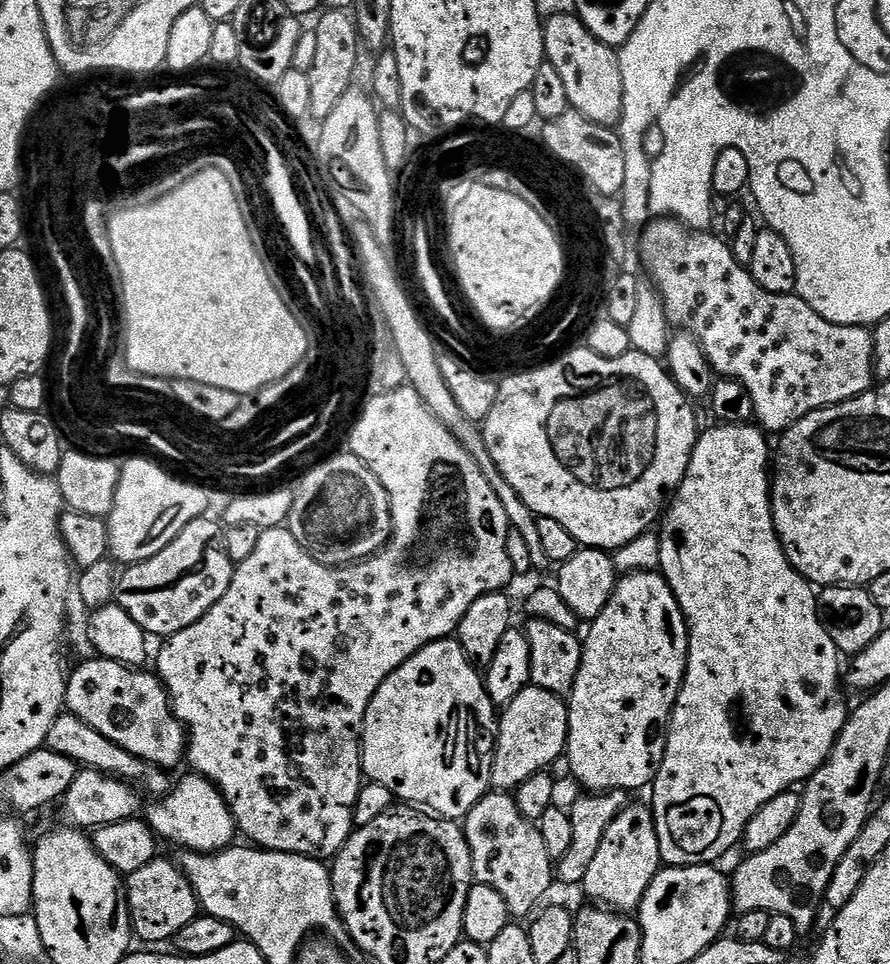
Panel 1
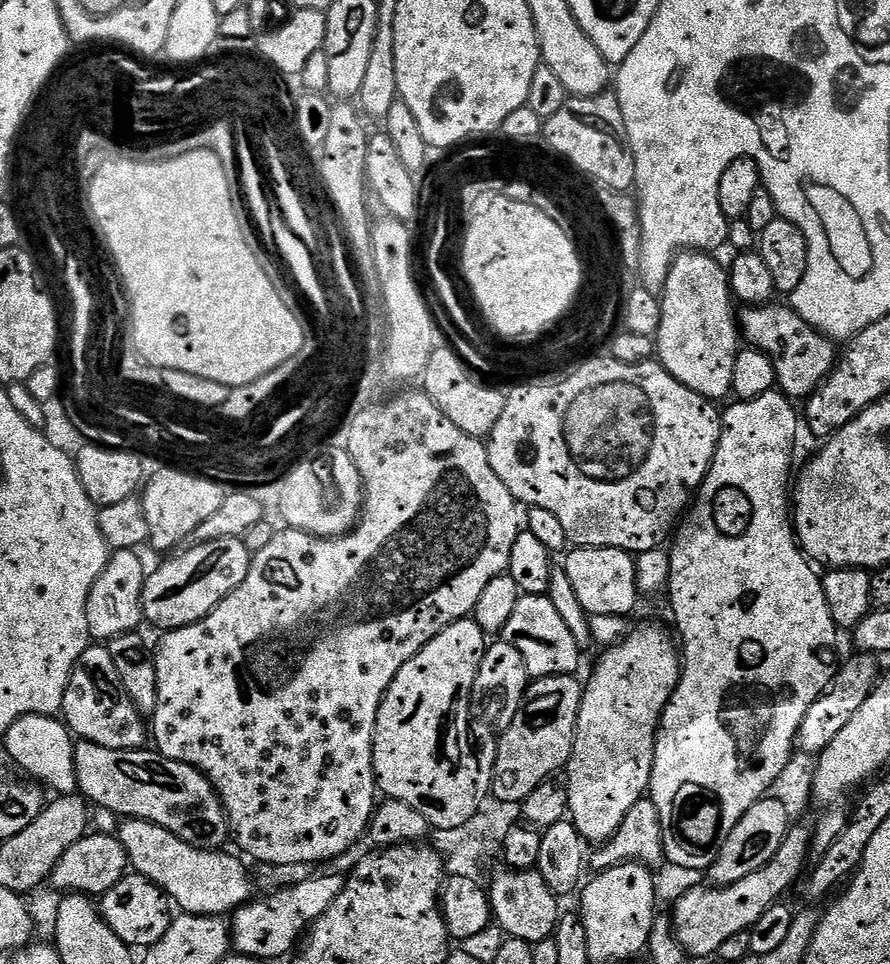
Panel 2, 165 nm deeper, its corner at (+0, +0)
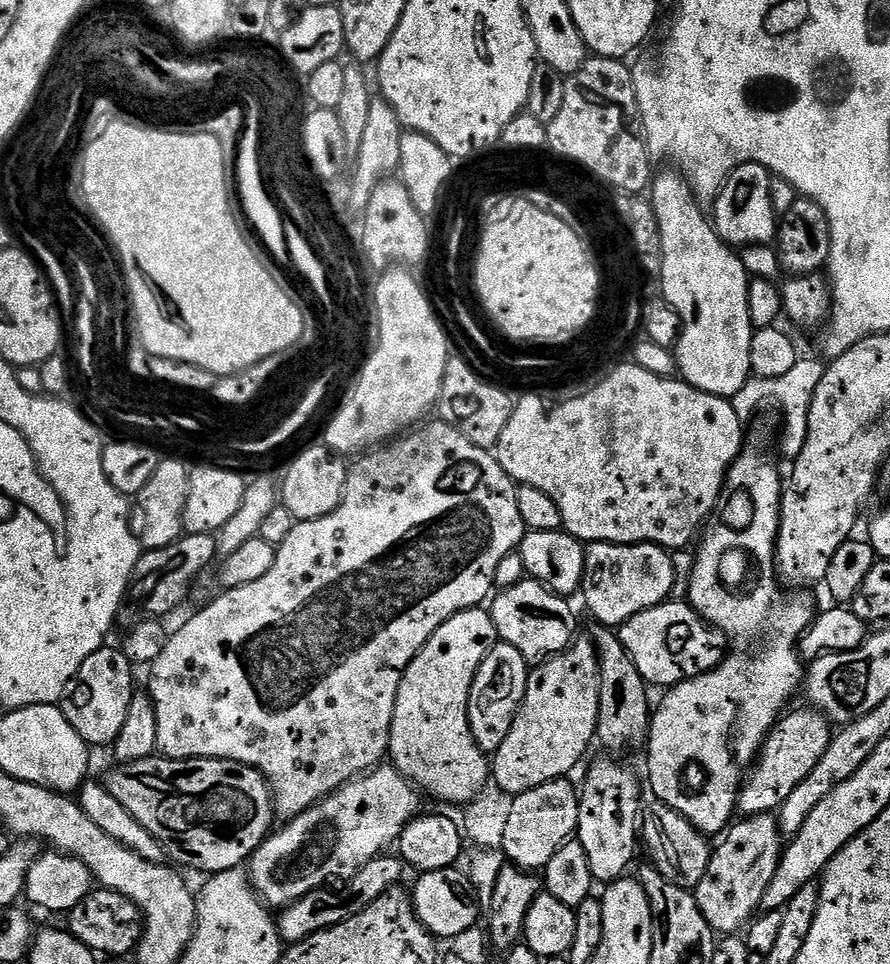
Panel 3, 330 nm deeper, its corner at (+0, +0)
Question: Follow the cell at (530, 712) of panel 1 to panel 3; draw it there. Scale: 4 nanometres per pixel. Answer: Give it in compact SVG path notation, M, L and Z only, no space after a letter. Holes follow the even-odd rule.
M573 639L563 652L548 657L543 664L537 664L529 671L526 694L512 719L510 734L506 734L506 742L502 742L502 746L491 757L491 779L512 797L551 780L567 777L568 772L574 771L576 763L587 754L588 747L594 744L600 705L600 663L596 660L596 647L591 639L580 639Z

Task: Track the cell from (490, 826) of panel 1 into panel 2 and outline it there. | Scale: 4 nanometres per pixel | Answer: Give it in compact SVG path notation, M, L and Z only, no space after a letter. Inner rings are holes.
M503 870L492 880L492 888L487 889L488 899L492 902L492 914L505 937L524 940L528 944L537 944L543 940L553 939L556 924L562 915L561 901L546 886L538 870L518 872Z

